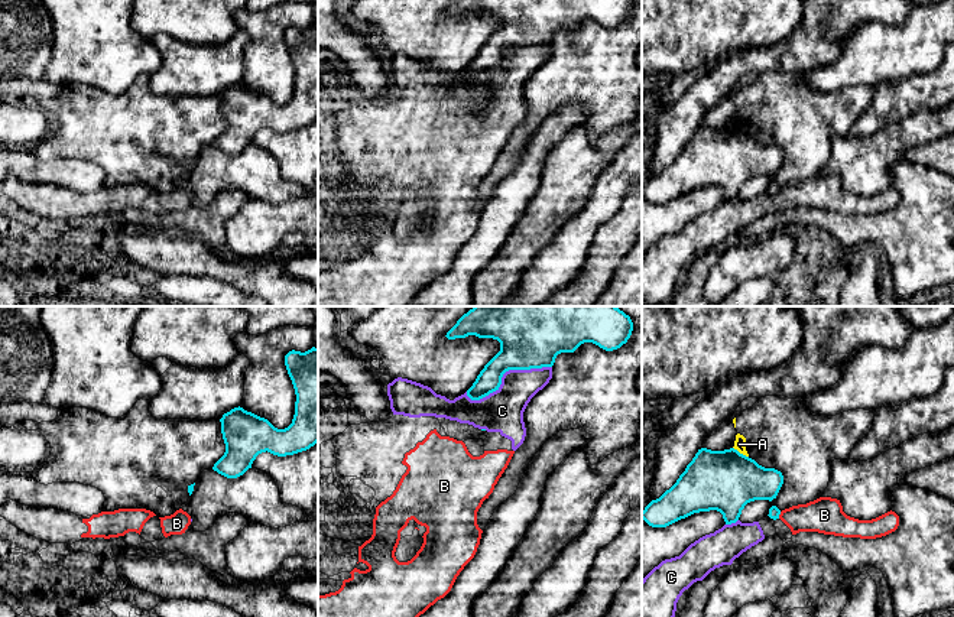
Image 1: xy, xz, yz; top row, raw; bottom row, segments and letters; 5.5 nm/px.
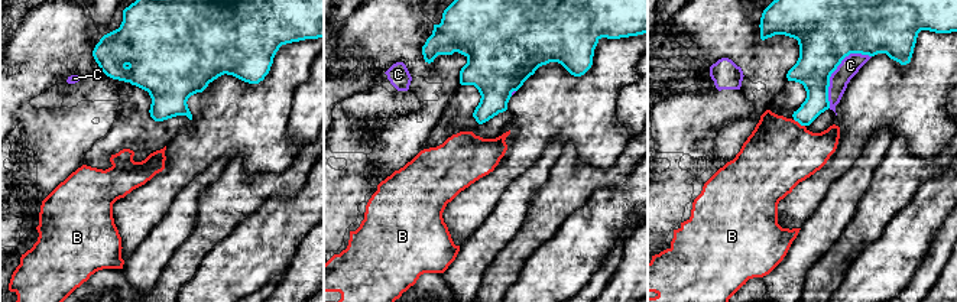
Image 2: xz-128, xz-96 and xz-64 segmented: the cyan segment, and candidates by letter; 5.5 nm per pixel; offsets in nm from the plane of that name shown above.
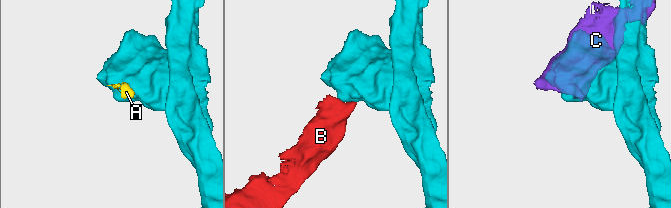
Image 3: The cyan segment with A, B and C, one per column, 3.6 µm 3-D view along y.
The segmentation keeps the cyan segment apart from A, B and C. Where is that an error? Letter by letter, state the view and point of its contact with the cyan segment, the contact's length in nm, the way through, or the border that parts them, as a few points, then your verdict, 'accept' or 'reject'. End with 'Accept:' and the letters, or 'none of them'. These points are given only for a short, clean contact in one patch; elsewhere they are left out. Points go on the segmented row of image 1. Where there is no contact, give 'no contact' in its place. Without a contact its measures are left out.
A: yz (739, 452) | 110 nm | along yz (733, 447), (748, 457) | reject
B: yz (779, 513) | 40 nm | along yz (781, 512), (778, 518) | reject
C: xz (505, 372) | 500 nm | reject
Accept: none of them

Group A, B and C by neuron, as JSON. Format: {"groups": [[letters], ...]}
{"groups": [["A"], ["B", "C"]]}

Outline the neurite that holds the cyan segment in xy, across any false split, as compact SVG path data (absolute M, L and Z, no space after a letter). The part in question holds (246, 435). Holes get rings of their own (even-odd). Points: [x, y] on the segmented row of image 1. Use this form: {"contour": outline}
{"contour": "M318 348L289 351L285 366L296 394L292 423L278 429L240 406L224 413L220 422L225 452L212 467L218 474L237 478L262 452L286 457L318 442Z"}

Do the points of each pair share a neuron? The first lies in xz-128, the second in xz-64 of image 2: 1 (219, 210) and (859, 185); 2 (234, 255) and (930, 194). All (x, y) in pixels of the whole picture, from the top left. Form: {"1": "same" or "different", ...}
{"1": "different", "2": "same"}

